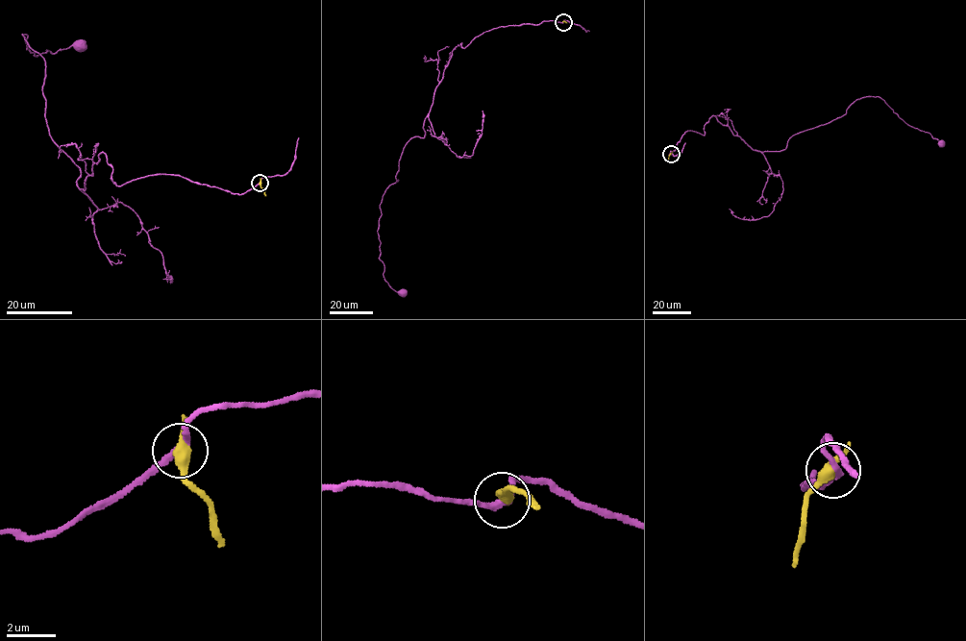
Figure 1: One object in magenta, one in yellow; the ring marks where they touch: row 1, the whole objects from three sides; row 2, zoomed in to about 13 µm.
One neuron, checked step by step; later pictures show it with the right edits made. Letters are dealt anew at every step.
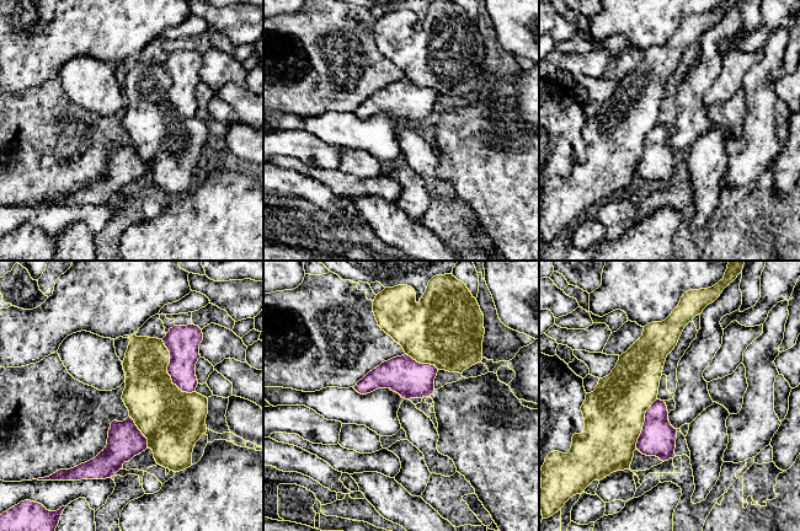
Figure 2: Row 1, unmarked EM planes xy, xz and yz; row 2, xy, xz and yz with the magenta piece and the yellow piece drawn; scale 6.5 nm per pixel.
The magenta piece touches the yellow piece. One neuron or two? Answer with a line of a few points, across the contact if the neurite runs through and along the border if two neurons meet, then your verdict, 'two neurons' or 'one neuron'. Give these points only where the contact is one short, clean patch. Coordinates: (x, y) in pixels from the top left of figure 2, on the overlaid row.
two neurons

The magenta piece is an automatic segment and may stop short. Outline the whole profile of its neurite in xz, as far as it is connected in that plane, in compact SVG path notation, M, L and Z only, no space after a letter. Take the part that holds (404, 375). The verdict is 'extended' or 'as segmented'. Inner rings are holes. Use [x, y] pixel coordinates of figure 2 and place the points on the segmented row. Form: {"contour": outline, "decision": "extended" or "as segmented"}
{"contour": "M407 354L382 363L369 371L353 387L367 395L378 388L390 388L402 398L430 397L434 392L438 369L431 364L420 364Z", "decision": "as segmented"}

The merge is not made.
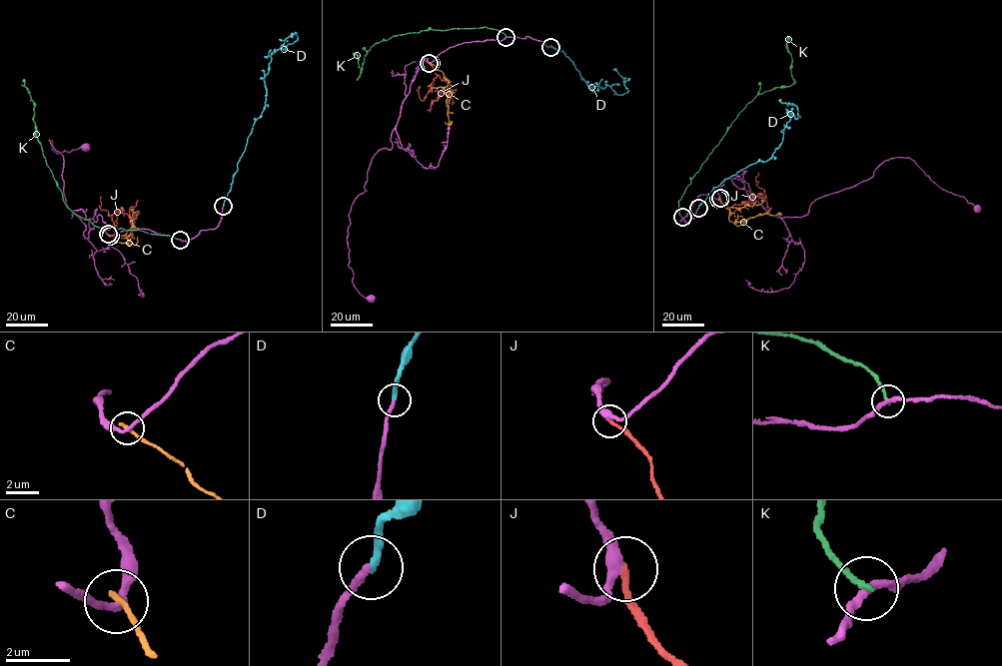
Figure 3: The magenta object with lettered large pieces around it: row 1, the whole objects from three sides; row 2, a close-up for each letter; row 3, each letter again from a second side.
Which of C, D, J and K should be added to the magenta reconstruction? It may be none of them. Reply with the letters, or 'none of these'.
D

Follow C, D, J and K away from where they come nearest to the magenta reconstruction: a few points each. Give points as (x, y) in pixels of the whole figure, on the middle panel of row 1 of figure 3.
C: (431, 63), (449, 80), (444, 91), (449, 122), (445, 122)
D: (550, 46), (565, 54), (592, 90), (592, 87), (608, 86), (621, 95), (628, 90), (623, 78), (613, 69)
J: (429, 63), (449, 83), (449, 88), (440, 93), (430, 112), (430, 109)
K: (506, 37), (498, 30), (487, 27), (428, 29), (396, 36), (371, 47), (358, 79), (362, 67), (354, 53)

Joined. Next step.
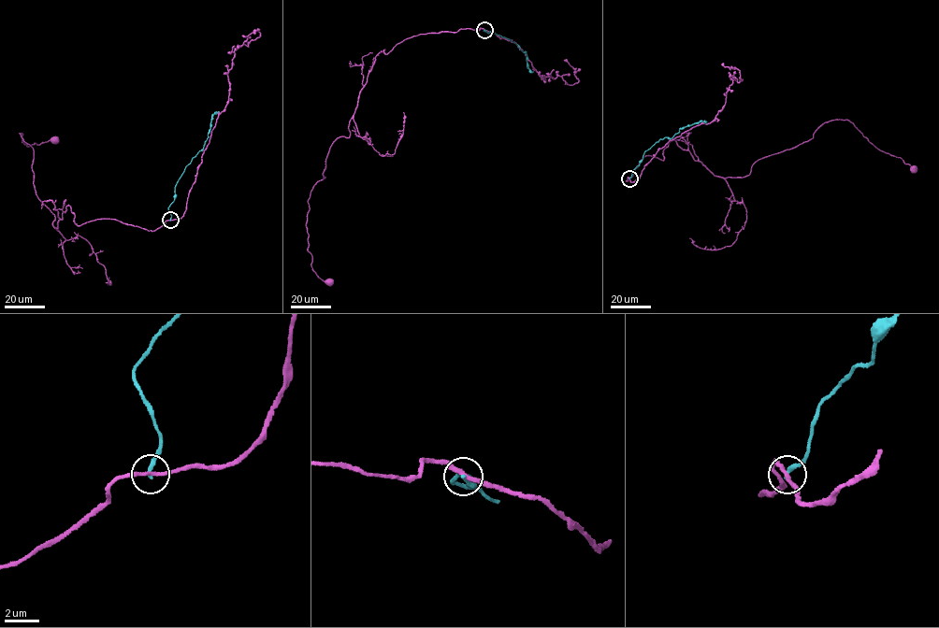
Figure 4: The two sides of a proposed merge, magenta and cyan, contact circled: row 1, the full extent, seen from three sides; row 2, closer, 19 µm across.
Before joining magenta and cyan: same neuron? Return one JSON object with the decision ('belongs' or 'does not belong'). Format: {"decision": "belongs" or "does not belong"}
{"decision": "does not belong"}

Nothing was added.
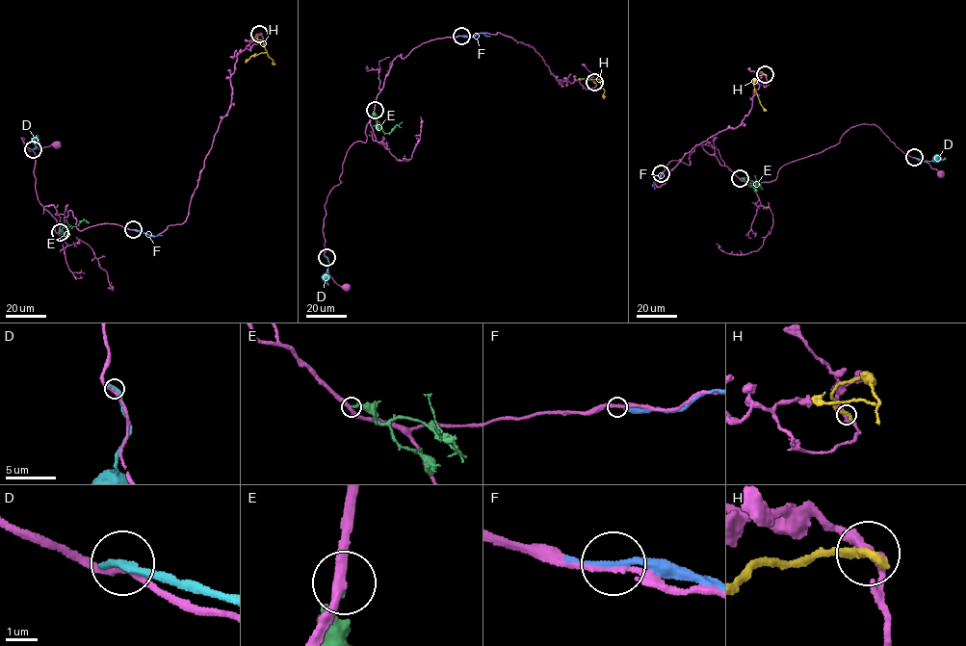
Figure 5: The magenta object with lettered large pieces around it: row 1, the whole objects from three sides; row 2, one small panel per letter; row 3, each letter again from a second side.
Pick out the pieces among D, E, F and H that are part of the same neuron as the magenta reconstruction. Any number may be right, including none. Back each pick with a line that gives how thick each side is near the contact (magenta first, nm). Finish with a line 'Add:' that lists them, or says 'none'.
Add: none

